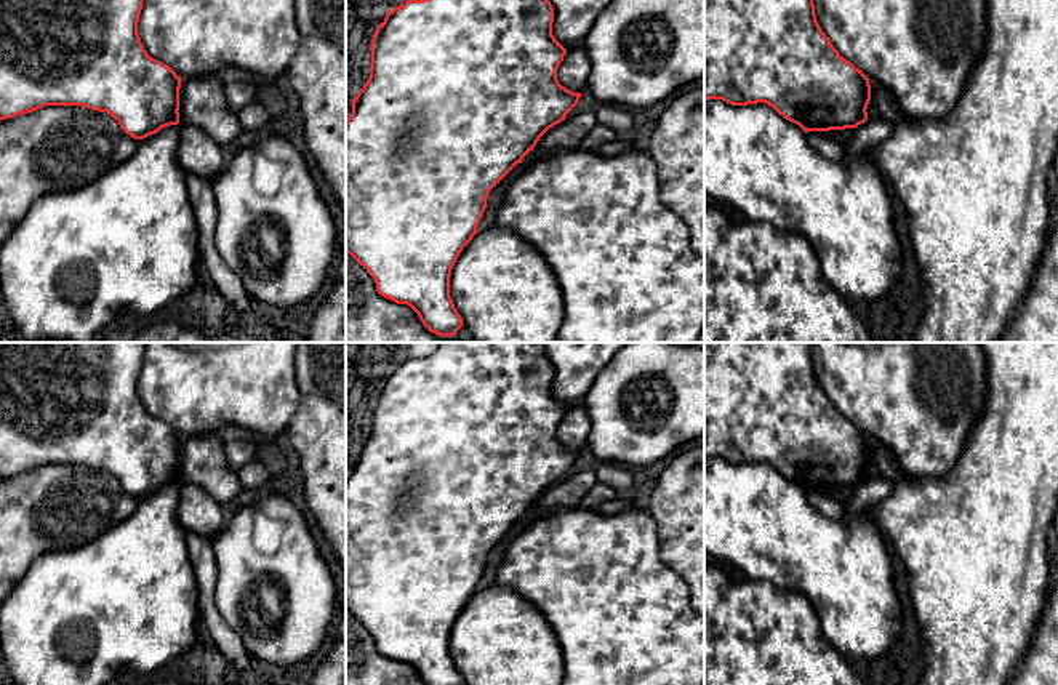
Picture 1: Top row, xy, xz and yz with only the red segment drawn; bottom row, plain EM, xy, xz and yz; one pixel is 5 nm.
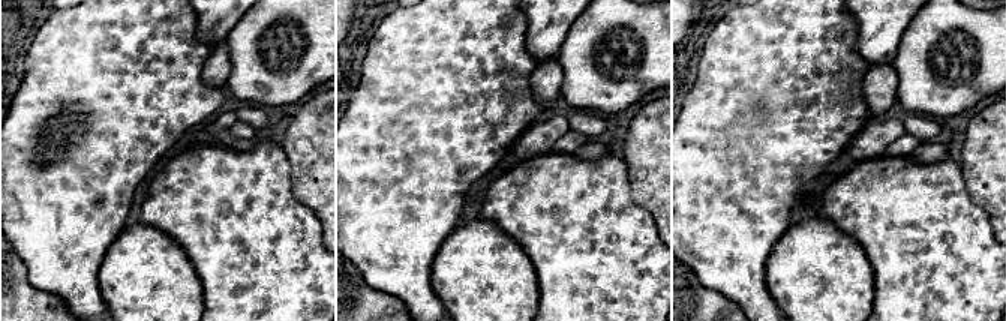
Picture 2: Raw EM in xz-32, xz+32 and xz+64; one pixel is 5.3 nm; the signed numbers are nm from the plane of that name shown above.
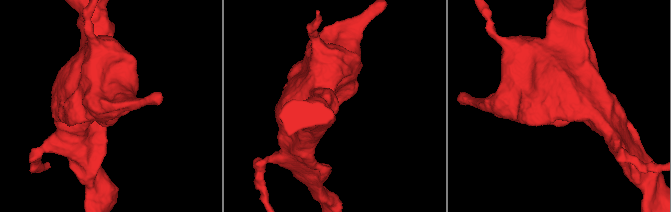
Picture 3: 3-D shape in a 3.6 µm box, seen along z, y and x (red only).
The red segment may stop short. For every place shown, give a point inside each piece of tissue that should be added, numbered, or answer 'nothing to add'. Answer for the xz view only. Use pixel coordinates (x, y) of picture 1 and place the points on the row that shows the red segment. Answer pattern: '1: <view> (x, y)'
nothing to add

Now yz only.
nothing to add

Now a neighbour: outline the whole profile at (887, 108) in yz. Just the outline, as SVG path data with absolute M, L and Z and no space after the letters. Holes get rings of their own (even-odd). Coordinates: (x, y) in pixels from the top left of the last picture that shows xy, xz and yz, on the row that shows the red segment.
M869 78L869 85L872 88L872 99L877 107L877 115L896 126L903 120L903 114L893 94L874 78Z

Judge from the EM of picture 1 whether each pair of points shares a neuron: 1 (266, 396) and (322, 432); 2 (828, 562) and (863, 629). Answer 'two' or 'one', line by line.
1: two
2: one

